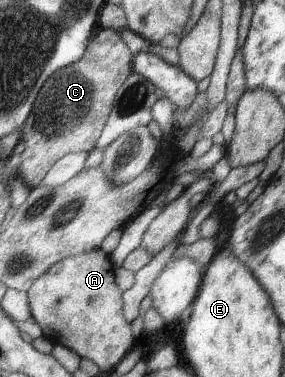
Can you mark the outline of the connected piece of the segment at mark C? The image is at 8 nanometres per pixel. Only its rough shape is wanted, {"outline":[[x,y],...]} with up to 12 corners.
{"outline":[[98,30],[86,56],[42,89],[17,172],[32,189],[90,153],[132,53]]}

